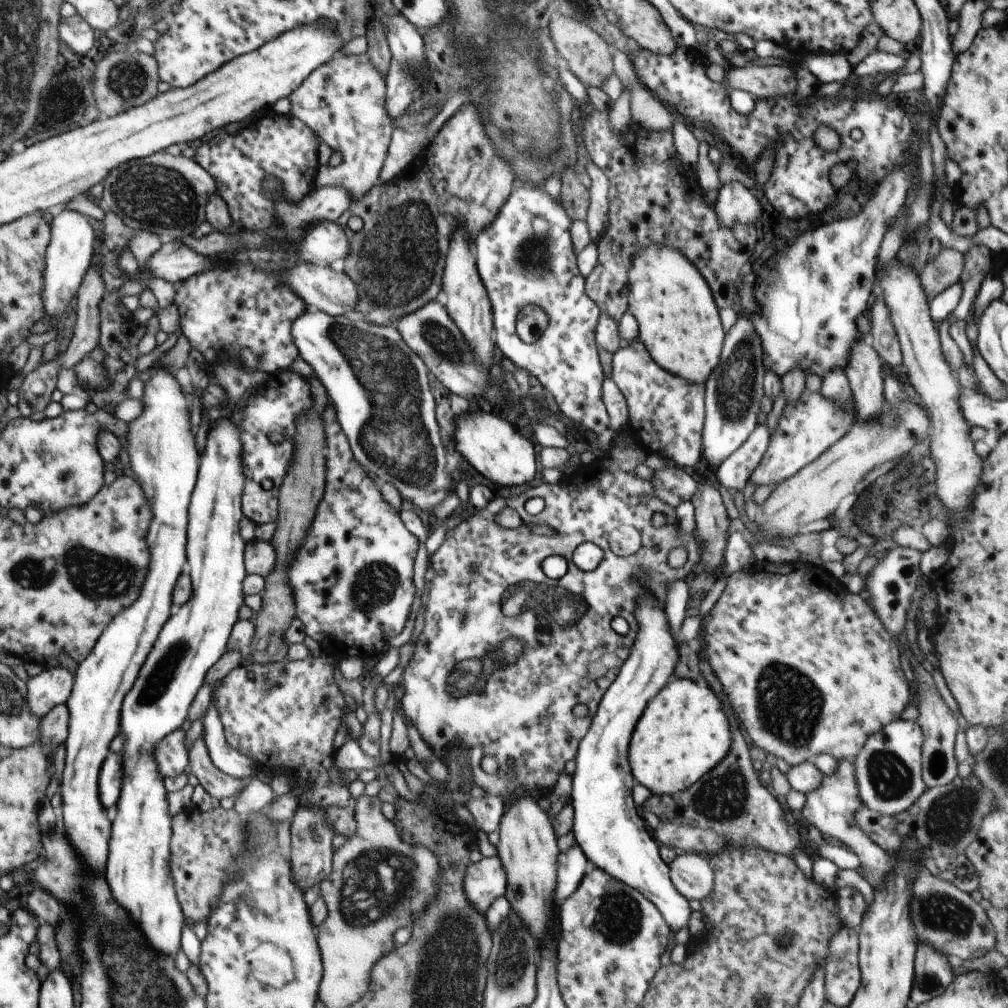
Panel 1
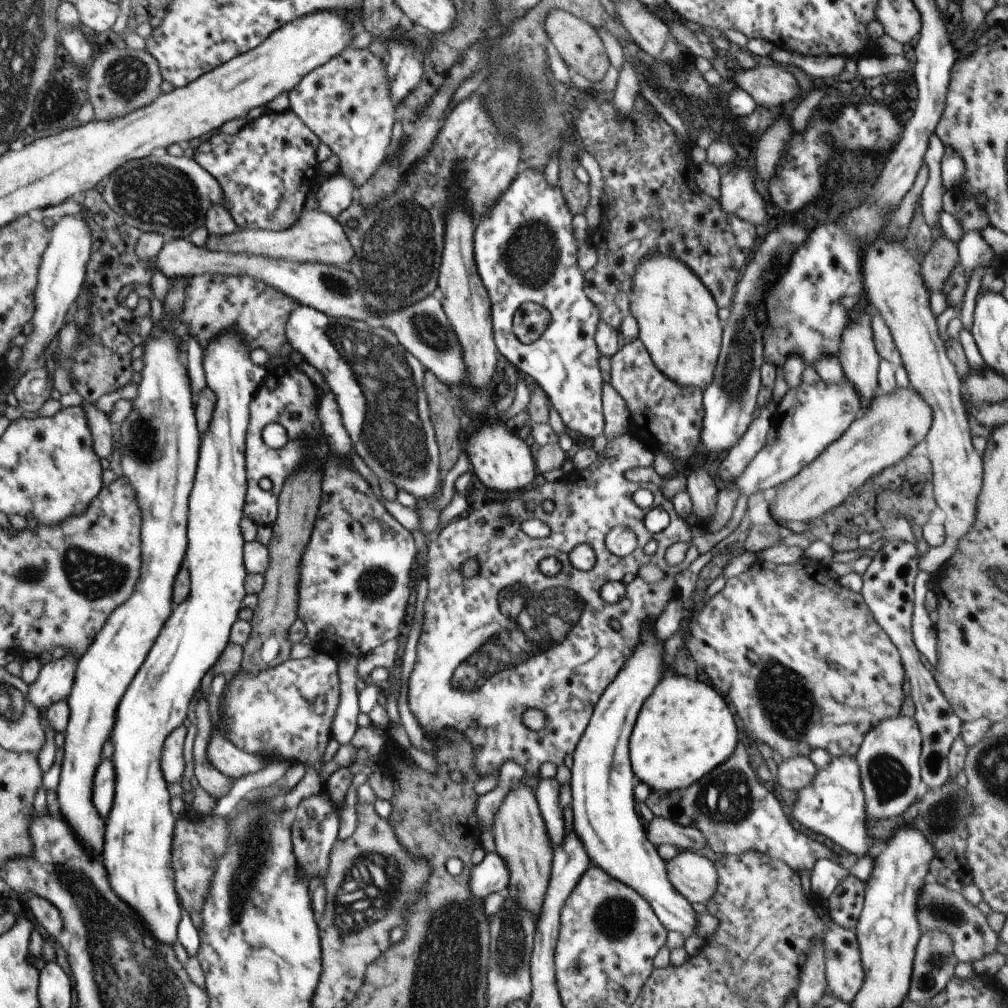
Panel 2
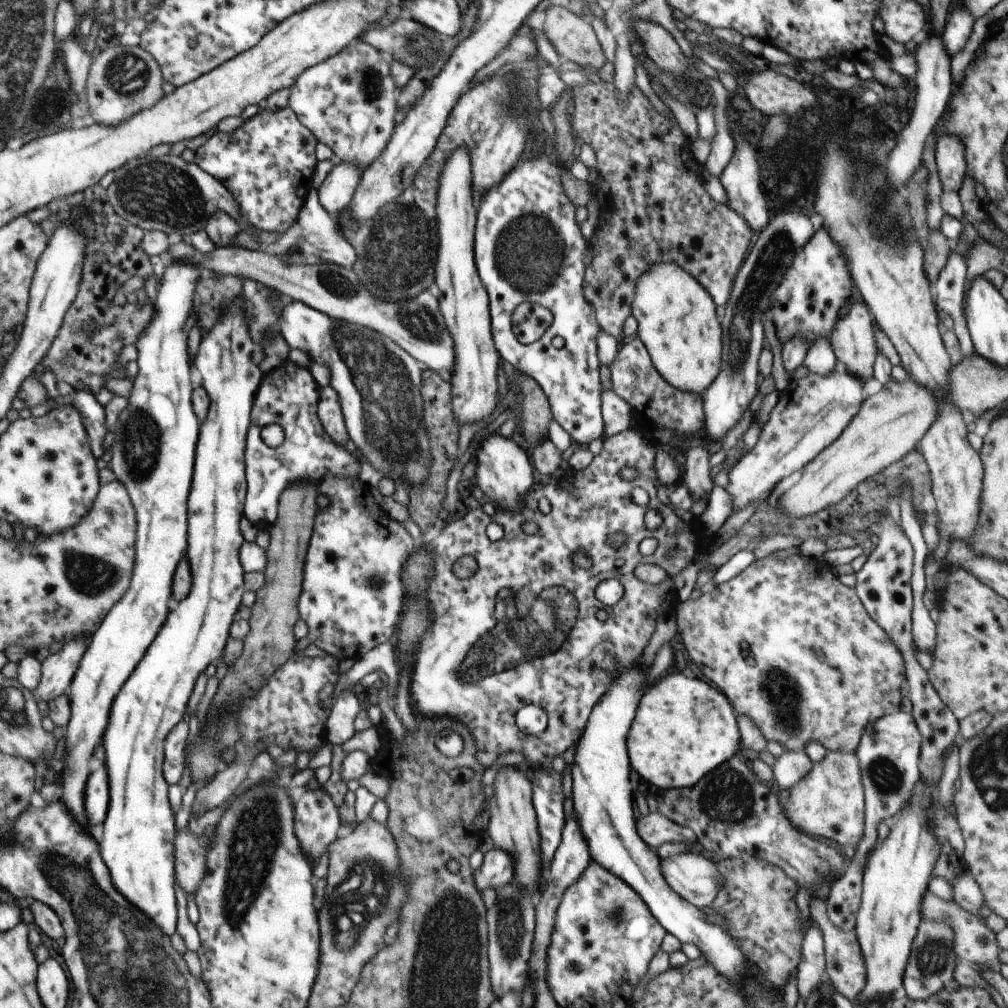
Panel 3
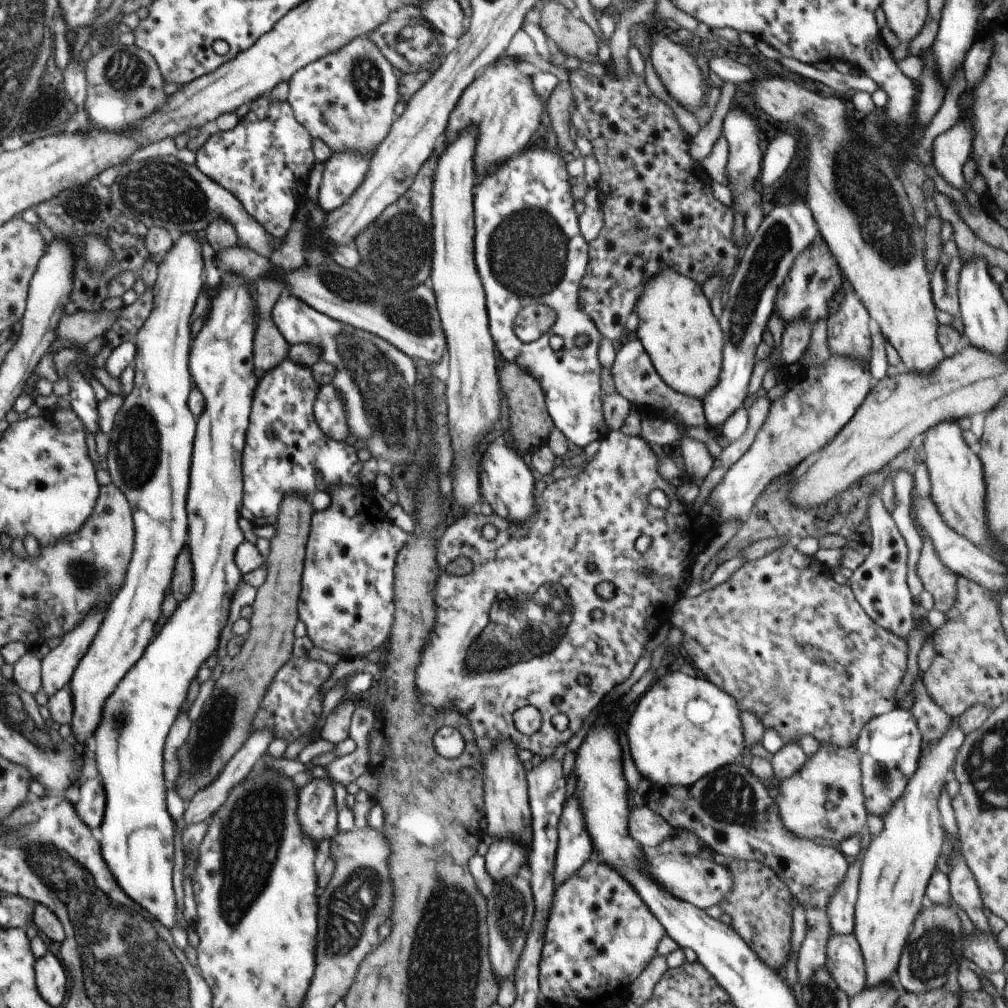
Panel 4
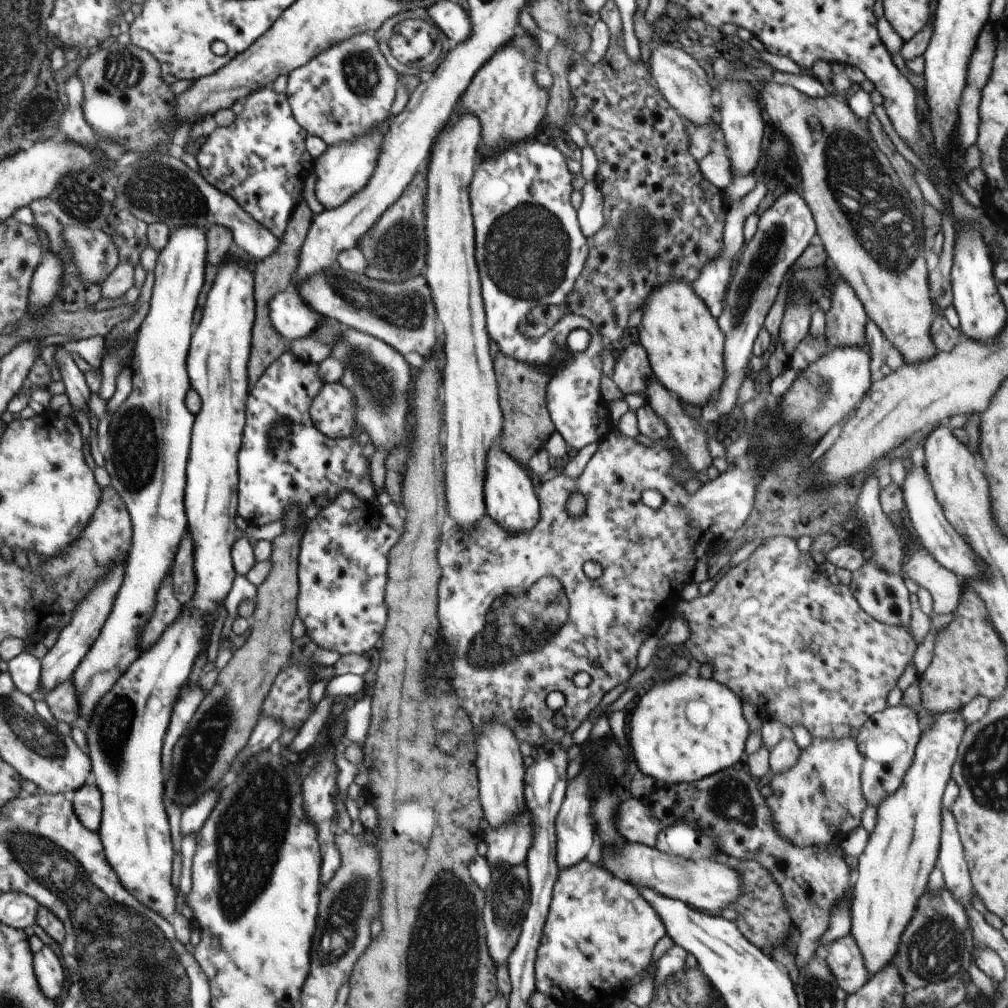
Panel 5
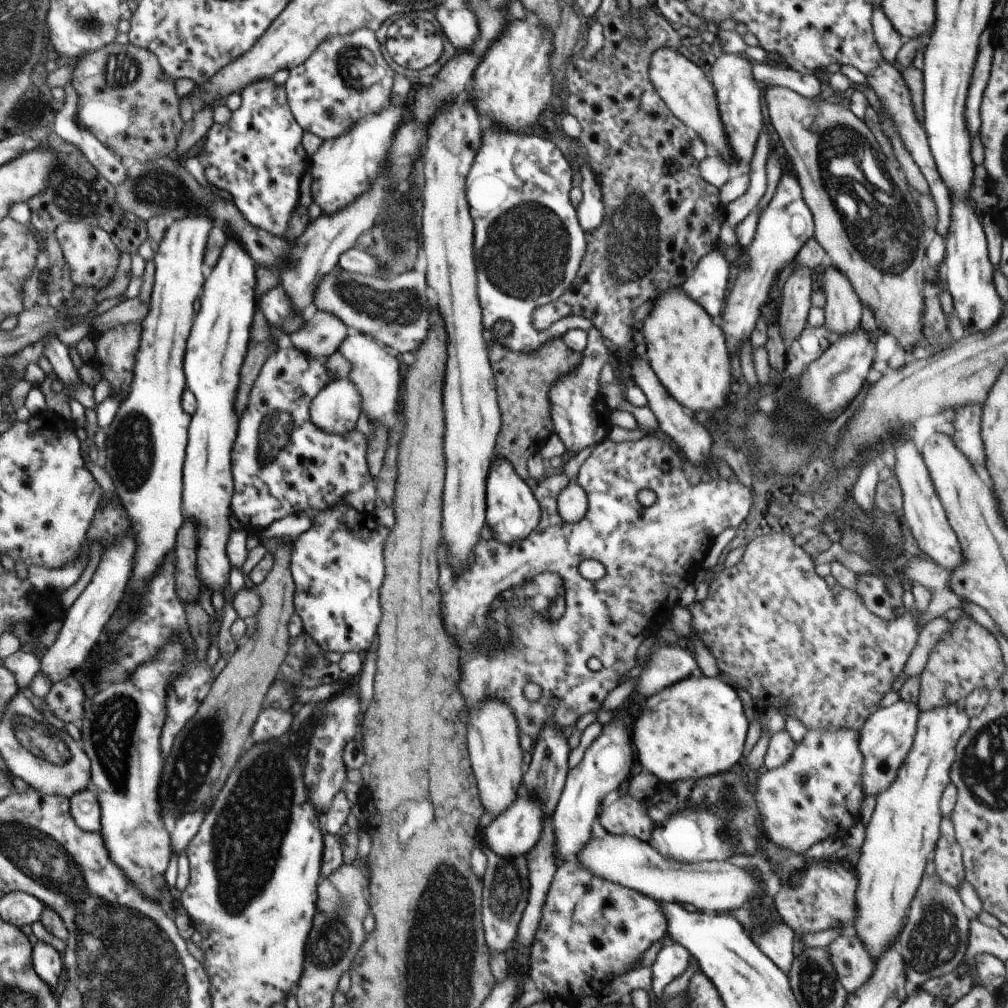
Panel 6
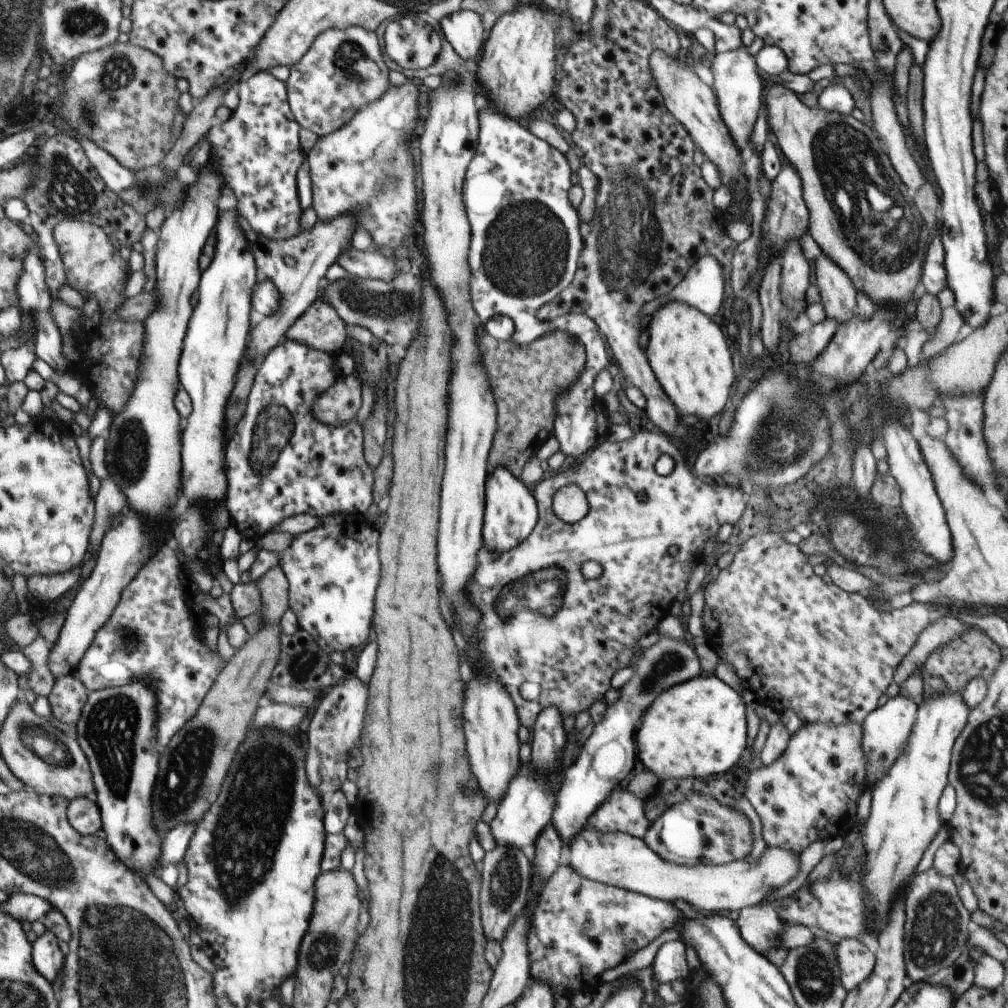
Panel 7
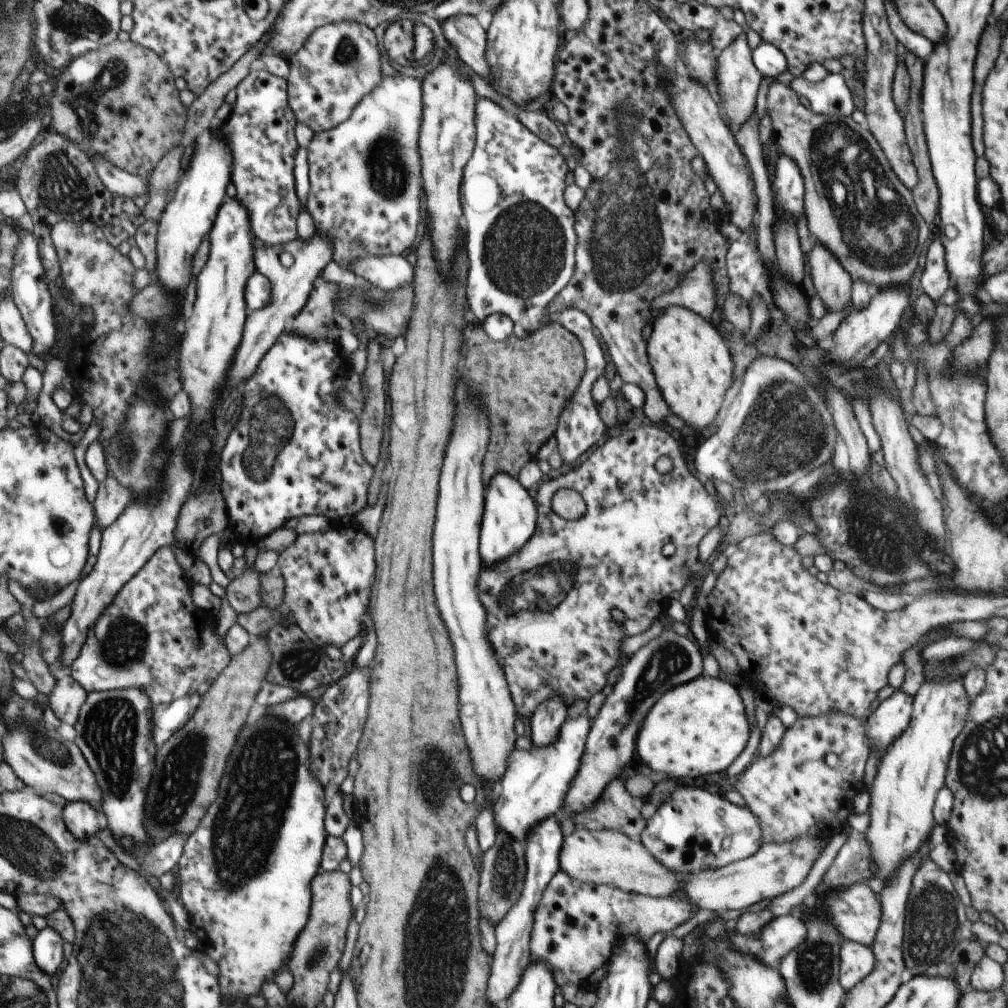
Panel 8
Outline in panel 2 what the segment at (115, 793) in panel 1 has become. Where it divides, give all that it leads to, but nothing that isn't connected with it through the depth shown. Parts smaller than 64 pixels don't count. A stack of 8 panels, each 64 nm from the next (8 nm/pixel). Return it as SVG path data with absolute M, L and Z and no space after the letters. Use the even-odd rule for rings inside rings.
M110 758L102 760L96 768L94 776L94 786L92 786L92 804L96 812L106 818L114 800L114 770Z

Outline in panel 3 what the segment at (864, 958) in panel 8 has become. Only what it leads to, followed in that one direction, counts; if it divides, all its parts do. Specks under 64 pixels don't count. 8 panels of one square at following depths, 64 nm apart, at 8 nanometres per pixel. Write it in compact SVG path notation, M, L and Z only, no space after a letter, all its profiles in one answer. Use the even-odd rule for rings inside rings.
M814 895L809 901L810 919L819 924L823 932L823 949L825 951L826 979L842 996L855 1003L860 990L866 984L866 967L862 949L860 948L855 931L839 929L826 914L826 900Z

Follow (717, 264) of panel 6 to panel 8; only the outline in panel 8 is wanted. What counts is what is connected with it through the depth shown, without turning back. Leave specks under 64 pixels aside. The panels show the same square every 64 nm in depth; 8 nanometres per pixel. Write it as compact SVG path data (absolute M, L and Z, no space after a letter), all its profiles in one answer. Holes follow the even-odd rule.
M698 262L678 288L653 300L652 310L659 312L670 305L684 306L710 320L716 310L716 296L714 272L706 262Z

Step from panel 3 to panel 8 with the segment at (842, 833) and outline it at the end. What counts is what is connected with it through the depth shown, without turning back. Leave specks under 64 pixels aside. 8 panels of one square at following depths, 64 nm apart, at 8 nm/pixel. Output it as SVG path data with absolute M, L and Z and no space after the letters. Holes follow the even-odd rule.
M832 712L832 714L822 714L822 716L812 716L812 718L798 717L796 724L792 724L790 728L784 732L784 738L780 742L780 746L768 754L768 756L759 756L756 762L750 763L739 777L733 780L736 790L740 792L746 801L749 809L754 813L754 816L760 821L760 828L762 828L762 840L764 843L782 844L782 842L792 842L798 836L812 836L812 838L823 838L829 840L833 834L838 834L838 830L846 828L848 825L848 818L854 813L853 800L860 790L864 790L864 770L868 757L870 756L870 748L866 744L866 719L854 718L849 714L840 714L840 712Z

